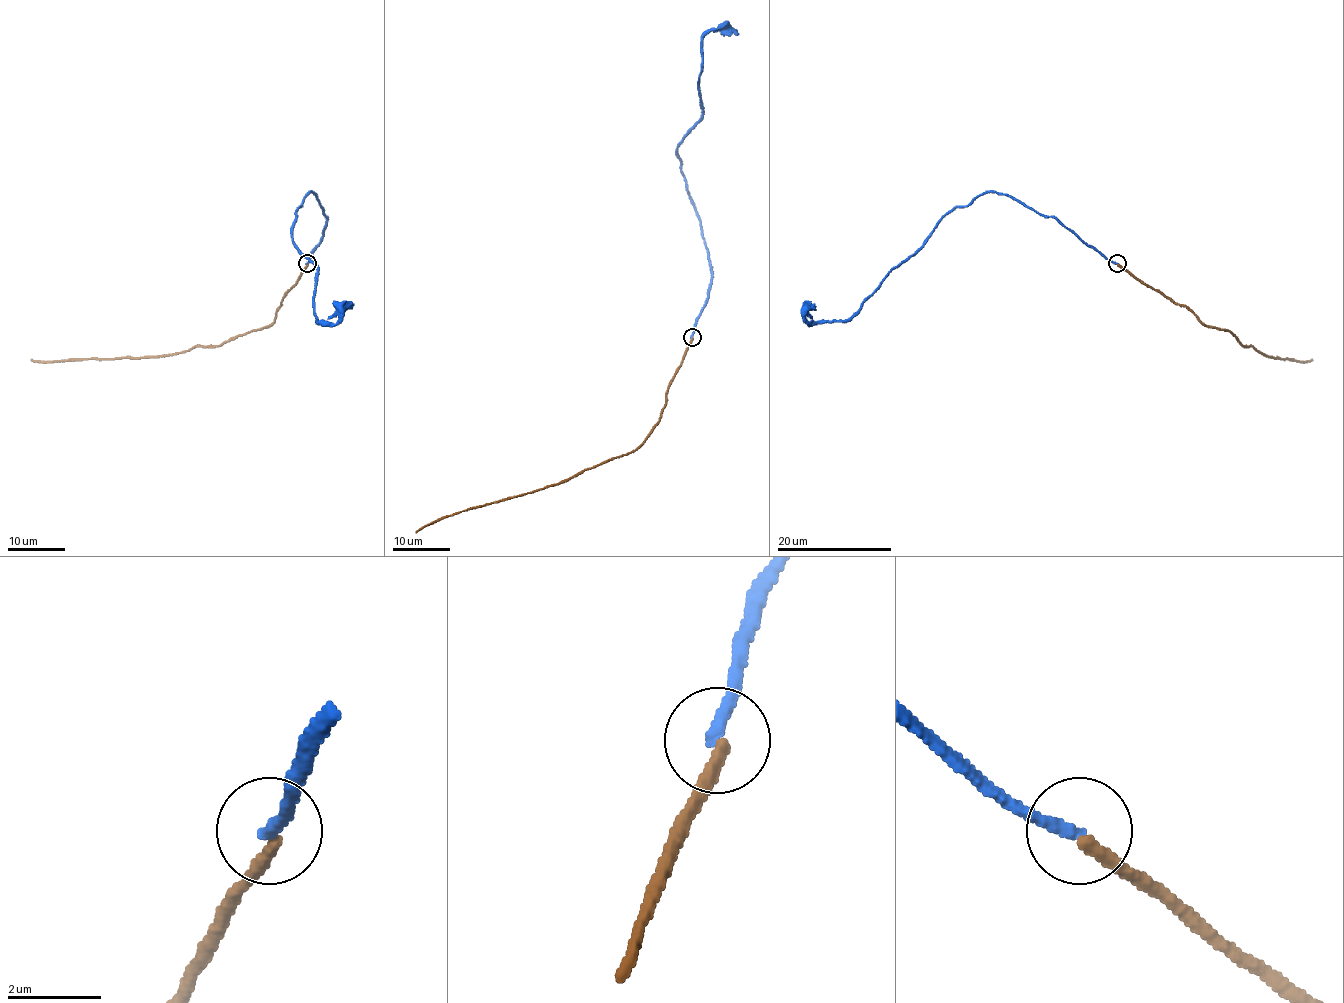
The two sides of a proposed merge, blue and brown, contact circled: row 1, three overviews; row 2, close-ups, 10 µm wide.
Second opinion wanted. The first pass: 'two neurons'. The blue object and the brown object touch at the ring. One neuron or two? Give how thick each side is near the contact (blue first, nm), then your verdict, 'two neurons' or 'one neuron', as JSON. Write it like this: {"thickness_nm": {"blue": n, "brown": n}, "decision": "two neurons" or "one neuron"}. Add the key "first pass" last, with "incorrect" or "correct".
{"thickness_nm": {"blue": 280, "brown": 280}, "decision": "two neurons", "first pass": "correct"}

